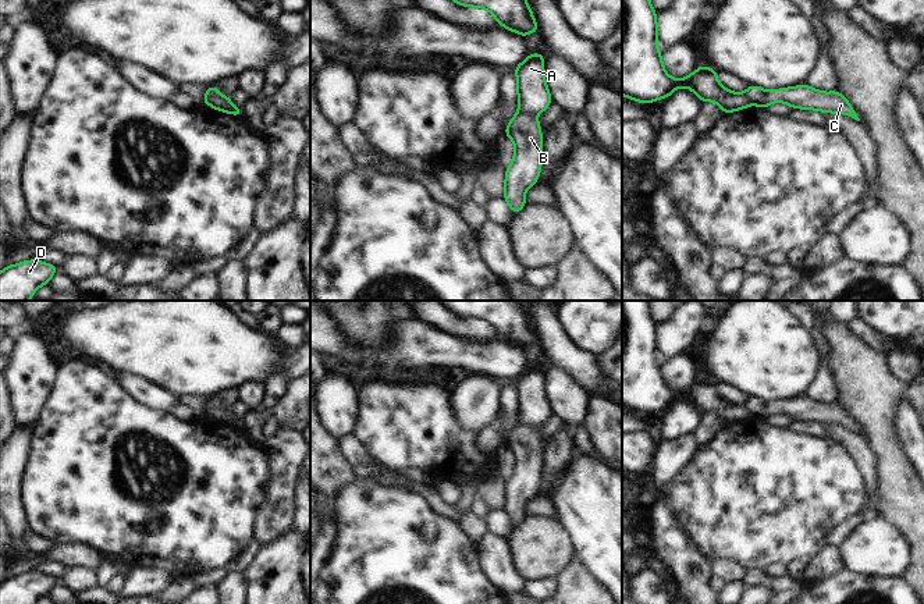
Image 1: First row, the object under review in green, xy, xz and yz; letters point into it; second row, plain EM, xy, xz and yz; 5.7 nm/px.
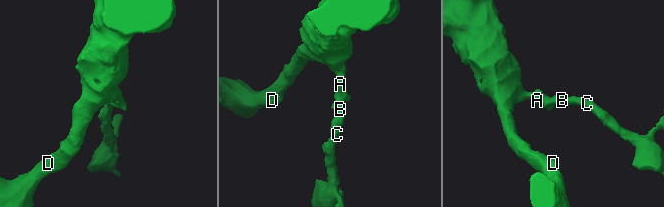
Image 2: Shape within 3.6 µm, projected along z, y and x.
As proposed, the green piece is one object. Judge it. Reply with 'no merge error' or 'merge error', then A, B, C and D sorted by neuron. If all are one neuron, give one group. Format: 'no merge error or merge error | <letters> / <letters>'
merge error | A D / B C

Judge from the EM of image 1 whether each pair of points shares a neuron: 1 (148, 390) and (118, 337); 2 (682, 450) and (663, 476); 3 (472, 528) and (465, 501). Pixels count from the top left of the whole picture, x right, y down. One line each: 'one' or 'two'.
1: two
2: one
3: two

